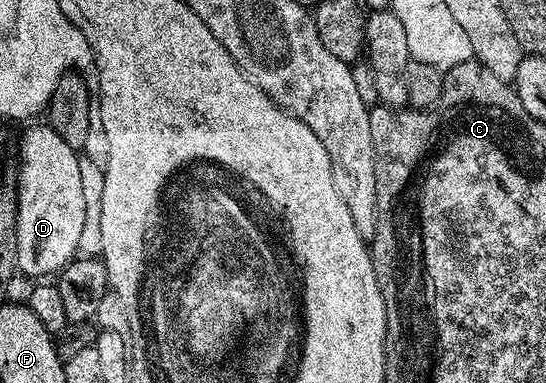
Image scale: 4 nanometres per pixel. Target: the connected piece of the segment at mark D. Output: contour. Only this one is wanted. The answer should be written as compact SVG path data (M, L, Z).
M29 124L19 138L19 184L17 185L17 269L23 275L29 278L37 278L33 280L45 280L50 276L56 275L69 262L73 261L78 253L77 245L79 244L79 236L83 233L83 216L87 216L87 208L83 208L83 188L79 177L79 154L78 151L72 150L66 142L59 136L59 132L55 132L47 124L41 126L33 126L37 124Z

